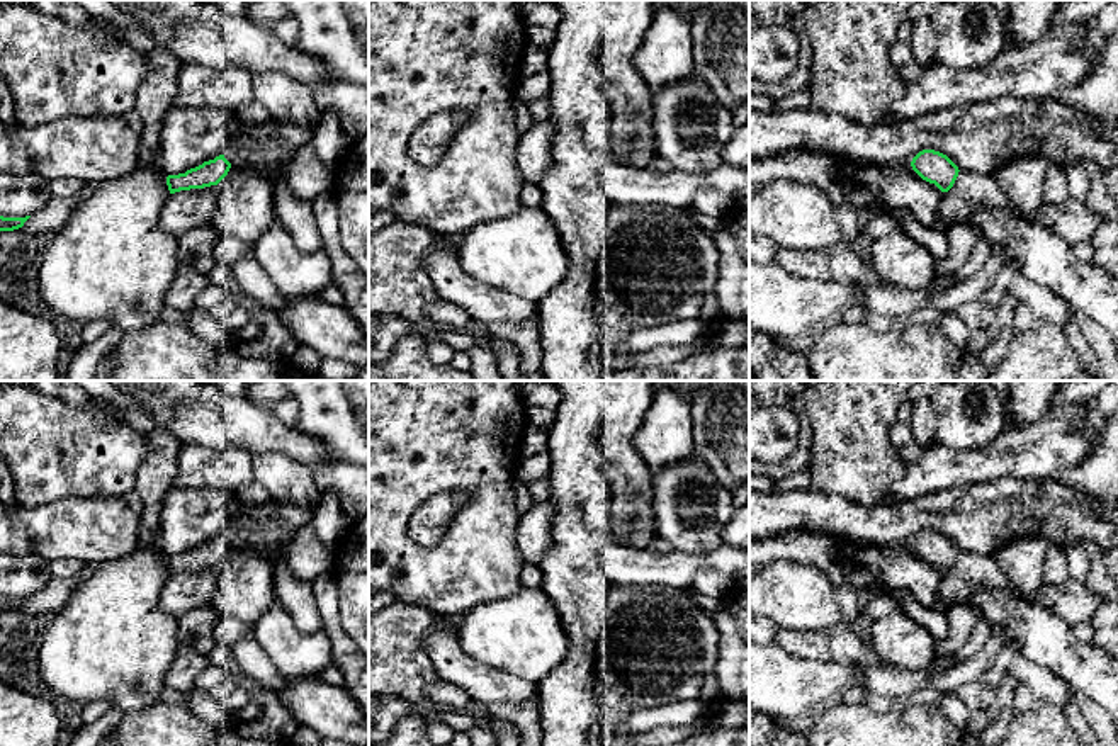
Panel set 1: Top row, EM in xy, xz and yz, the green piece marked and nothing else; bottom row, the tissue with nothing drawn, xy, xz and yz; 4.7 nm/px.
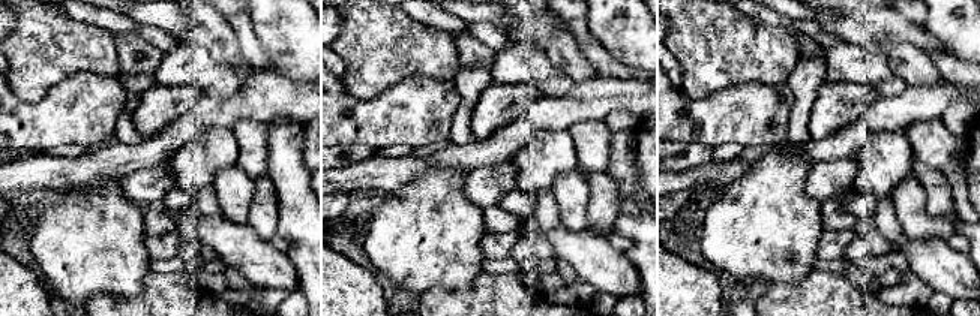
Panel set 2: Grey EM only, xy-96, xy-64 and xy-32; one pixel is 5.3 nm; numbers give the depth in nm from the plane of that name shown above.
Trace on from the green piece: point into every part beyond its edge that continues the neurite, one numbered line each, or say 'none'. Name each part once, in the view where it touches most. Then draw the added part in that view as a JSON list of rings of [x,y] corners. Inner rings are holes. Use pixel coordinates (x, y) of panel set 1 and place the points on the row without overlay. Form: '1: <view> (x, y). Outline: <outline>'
1: xy (294, 515). Outline: [[[270,498],[257,508],[243,508],[224,528],[224,539],[233,544],[241,537],[262,534],[267,525],[277,522],[294,532],[311,525],[318,503],[292,503]]]

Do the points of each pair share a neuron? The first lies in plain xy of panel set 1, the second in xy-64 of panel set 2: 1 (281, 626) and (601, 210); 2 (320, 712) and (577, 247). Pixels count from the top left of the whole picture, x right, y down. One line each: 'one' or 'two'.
1: two
2: one

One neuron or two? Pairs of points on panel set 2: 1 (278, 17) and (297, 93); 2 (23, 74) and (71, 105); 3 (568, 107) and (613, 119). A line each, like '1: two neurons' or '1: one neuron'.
1: two neurons
2: two neurons
3: two neurons

